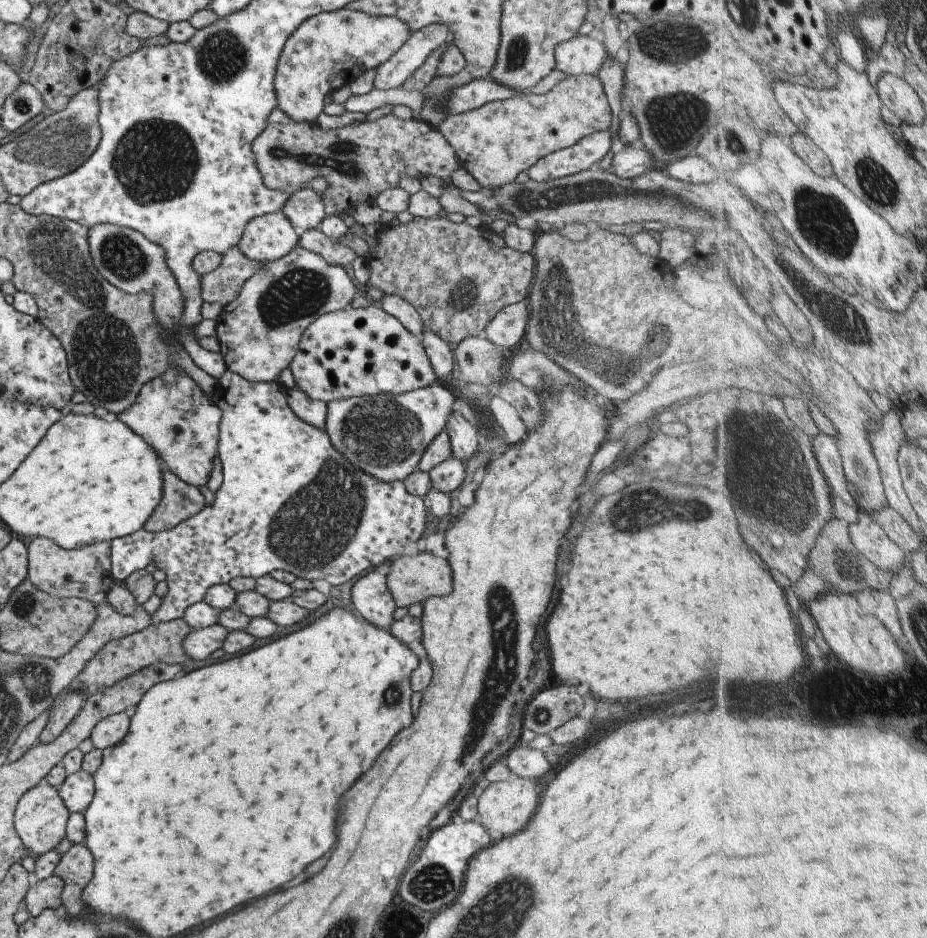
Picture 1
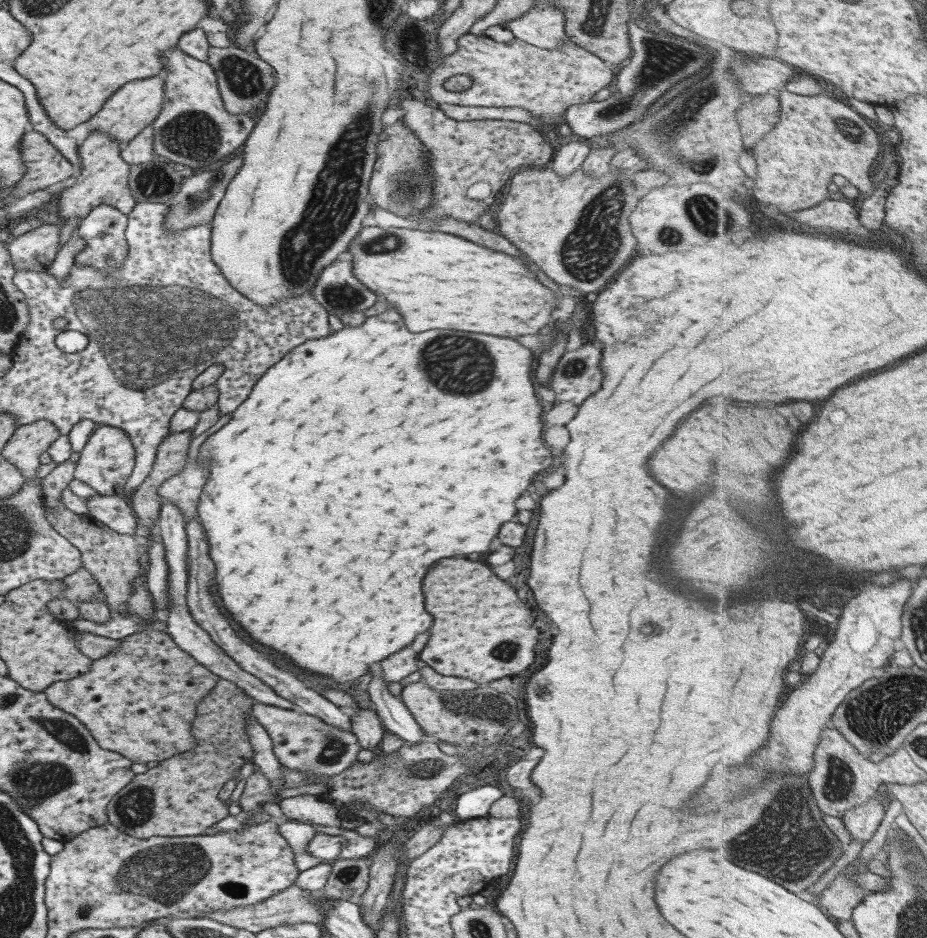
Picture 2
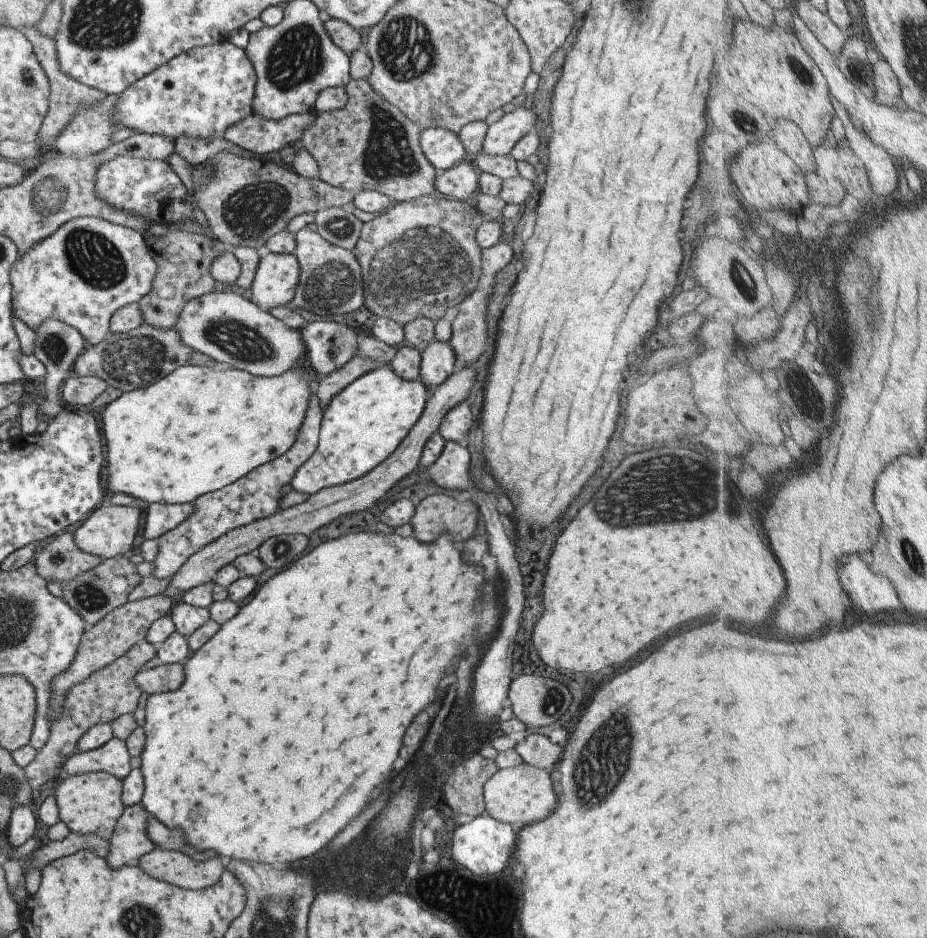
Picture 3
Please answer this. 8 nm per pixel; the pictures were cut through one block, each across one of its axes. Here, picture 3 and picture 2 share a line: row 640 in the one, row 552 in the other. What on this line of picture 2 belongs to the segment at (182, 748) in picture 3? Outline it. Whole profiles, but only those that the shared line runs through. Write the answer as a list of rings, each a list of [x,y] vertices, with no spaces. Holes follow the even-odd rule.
[[[385,310],[383,314],[365,318],[365,322],[357,328],[343,326],[341,330],[330,331],[323,338],[307,340],[303,345],[291,349],[281,360],[270,366],[252,386],[247,398],[233,412],[230,412],[232,417],[203,441],[196,456],[196,460],[200,460],[200,462],[208,460],[208,475],[200,492],[196,516],[203,527],[207,547],[209,547],[207,556],[213,560],[213,566],[215,566],[215,594],[221,600],[221,604],[225,606],[227,614],[231,614],[231,620],[239,628],[243,628],[243,632],[251,640],[285,656],[293,668],[300,668],[308,674],[325,676],[337,683],[353,681],[363,676],[366,670],[372,669],[379,661],[405,648],[407,644],[411,644],[417,634],[423,634],[431,626],[431,616],[423,610],[423,594],[421,594],[421,576],[427,572],[427,568],[439,558],[447,558],[447,556],[451,558],[455,554],[485,552],[489,546],[489,540],[497,534],[497,526],[501,526],[501,522],[509,522],[515,516],[517,496],[521,496],[521,492],[529,486],[531,478],[535,478],[537,472],[547,470],[547,466],[551,464],[551,454],[549,454],[549,450],[543,448],[543,442],[541,442],[541,422],[539,422],[541,406],[533,394],[533,388],[531,388],[533,384],[529,380],[531,362],[533,362],[531,352],[511,338],[497,338],[497,336],[487,336],[487,334],[467,334],[467,332],[457,332],[457,330],[427,330],[421,334],[411,334],[405,330],[403,320],[395,310]]]

